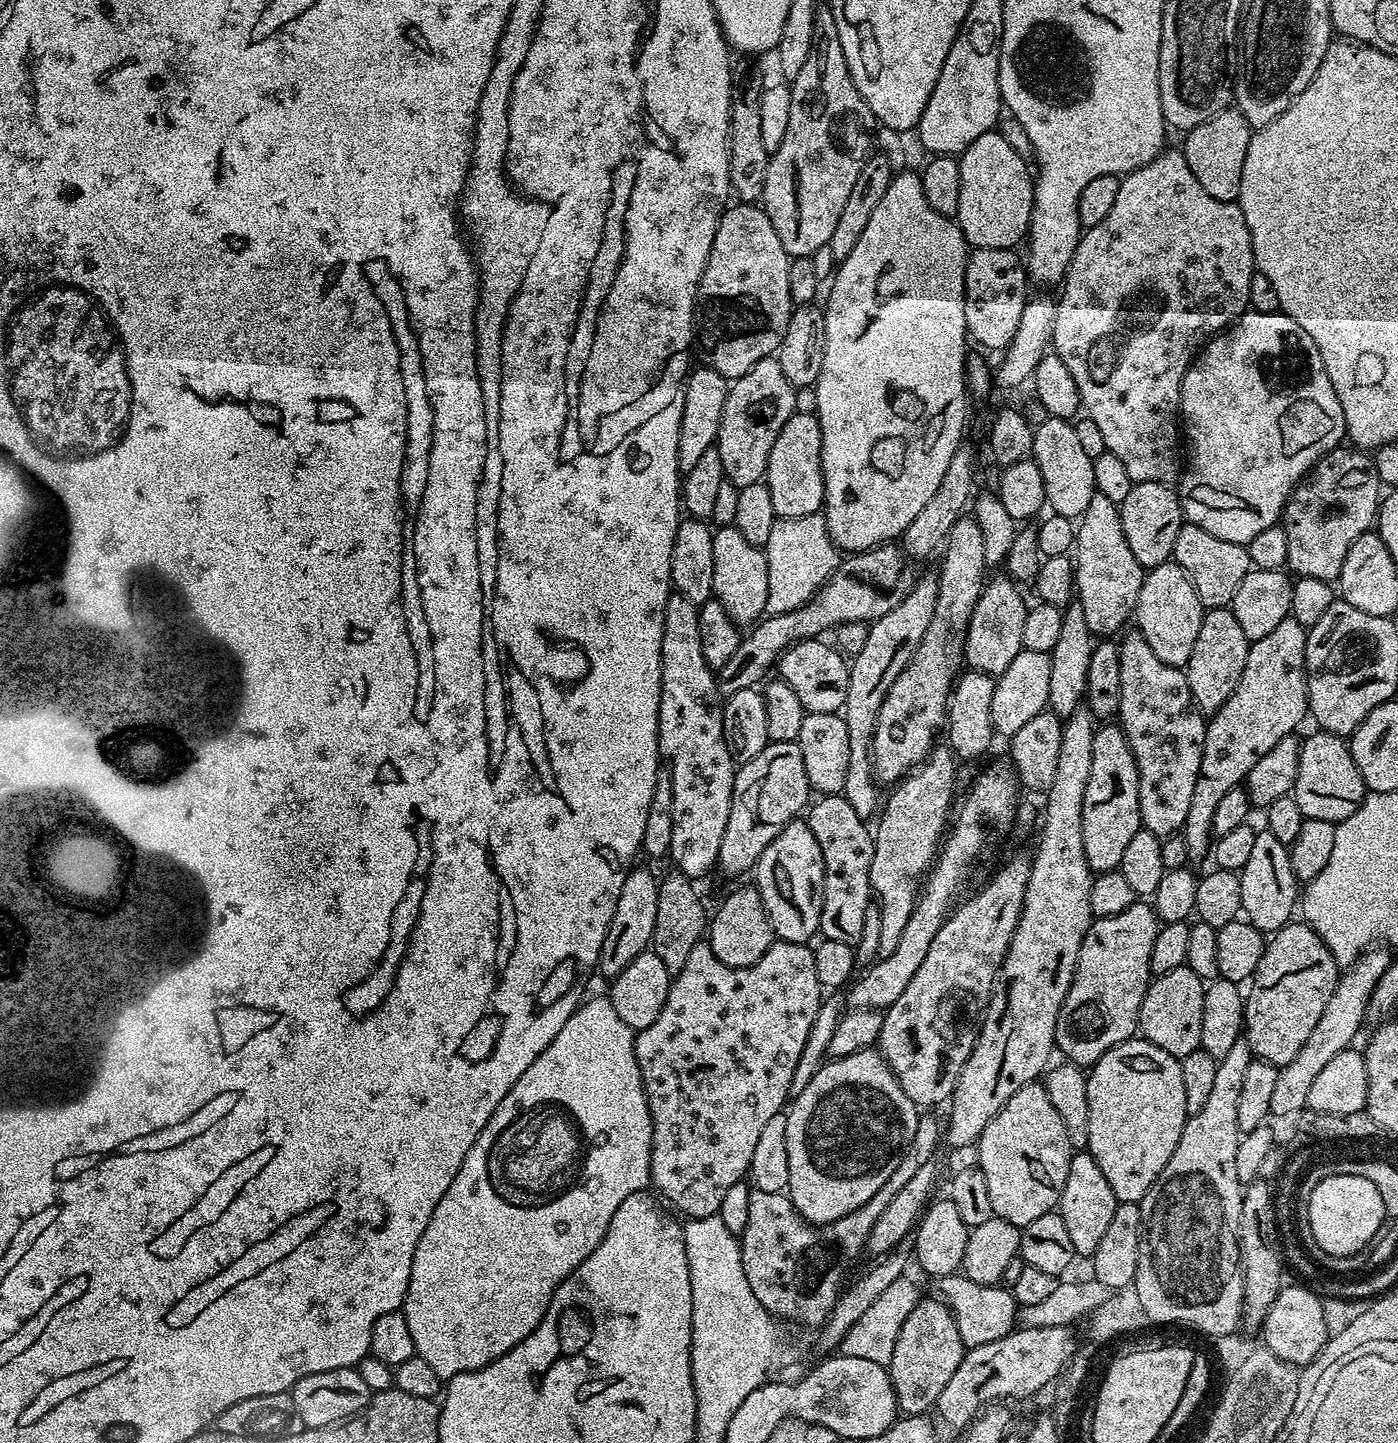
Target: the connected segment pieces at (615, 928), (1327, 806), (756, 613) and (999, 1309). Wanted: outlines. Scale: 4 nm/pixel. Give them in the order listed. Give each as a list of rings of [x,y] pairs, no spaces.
[[[636,866],[629,871],[626,882],[622,882],[618,906],[614,906],[614,918],[610,918],[610,926],[602,942],[599,975],[615,978],[630,966],[630,962],[634,962],[634,958],[638,958],[638,954],[649,951],[658,911],[659,888],[658,876],[656,878],[650,869]]]
[[[1316,730],[1313,736],[1303,737],[1294,795],[1302,814],[1309,820],[1338,825],[1350,818],[1354,810],[1358,810],[1358,806],[1364,801],[1366,789],[1345,737],[1323,730]]]
[[[734,526],[717,527],[712,537],[714,538],[713,597],[730,614],[734,623],[741,626],[755,625],[766,613],[768,559],[764,557],[764,549],[750,543]]]
[[[963,1274],[939,1277],[935,1281],[939,1299],[943,1300],[952,1312],[958,1326],[965,1349],[986,1346],[986,1342],[998,1342],[1018,1324],[1018,1305],[1011,1291],[995,1284],[979,1284]]]

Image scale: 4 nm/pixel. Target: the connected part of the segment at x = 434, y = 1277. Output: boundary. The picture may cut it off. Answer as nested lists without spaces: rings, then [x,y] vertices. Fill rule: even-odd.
[[[596,996],[587,1000],[577,1007],[566,1026],[558,1030],[554,1042],[534,1058],[526,1074],[512,1087],[513,1097],[529,1096],[536,1104],[559,1106],[583,1121],[592,1145],[583,1187],[537,1212],[520,1212],[517,1208],[508,1208],[508,1204],[500,1204],[500,1199],[492,1196],[484,1176],[483,1157],[501,1123],[494,1118],[486,1122],[482,1134],[478,1134],[474,1146],[470,1146],[470,1154],[466,1154],[458,1174],[454,1174],[450,1190],[442,1194],[442,1202],[434,1206],[434,1214],[414,1250],[402,1311],[406,1326],[410,1326],[410,1338],[414,1338],[416,1355],[426,1358],[442,1382],[494,1362],[526,1339],[538,1322],[542,1322],[556,1287],[594,1251],[598,1242],[602,1242],[618,1206],[622,1206],[630,1194],[649,1187],[652,1115],[638,1070],[634,1029],[618,1018],[611,999]]]

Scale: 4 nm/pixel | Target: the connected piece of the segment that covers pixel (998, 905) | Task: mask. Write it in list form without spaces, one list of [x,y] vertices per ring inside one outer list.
[[[1027,855],[1016,856],[1005,868],[993,874],[992,881],[977,896],[964,905],[961,903],[945,920],[938,934],[934,934],[934,942],[930,942],[930,950],[926,950],[922,966],[918,966],[914,978],[910,978],[910,986],[902,990],[902,998],[894,1001],[883,1013],[878,1051],[898,1078],[898,1086],[906,1090],[906,1098],[921,1109],[931,1109],[928,1108],[931,1104],[940,1104],[943,1100],[945,1103],[951,1097],[958,1074],[962,1074],[962,1066],[966,1066],[980,1037],[984,1013],[988,1011],[992,993],[998,987],[1000,970],[1024,909],[1031,869]]]

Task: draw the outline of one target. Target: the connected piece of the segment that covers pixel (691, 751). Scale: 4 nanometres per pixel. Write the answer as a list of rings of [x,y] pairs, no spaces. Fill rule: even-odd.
[[[723,723],[676,724],[669,732],[667,729],[666,736],[666,752],[672,755],[670,775],[674,790],[674,838],[670,838],[670,860],[676,863],[675,871],[683,876],[704,876],[717,867],[720,858],[737,765],[724,741]]]

